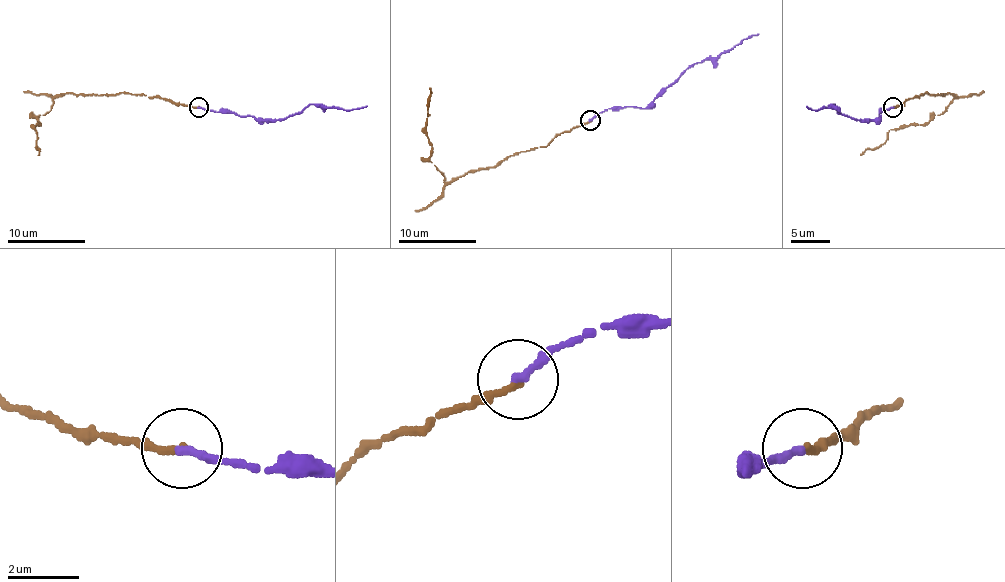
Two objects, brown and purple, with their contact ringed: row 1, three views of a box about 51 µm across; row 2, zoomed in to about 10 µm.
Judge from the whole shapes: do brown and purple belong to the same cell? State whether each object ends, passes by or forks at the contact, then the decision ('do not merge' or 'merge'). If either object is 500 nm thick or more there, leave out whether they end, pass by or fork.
brown ends | purple ends | merge

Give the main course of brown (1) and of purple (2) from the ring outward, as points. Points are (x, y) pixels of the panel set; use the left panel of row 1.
1: (198, 107), (127, 92), (61, 94), (51, 109), (37, 119), (39, 125), (34, 127), (37, 154)
2: (198, 107), (253, 115), (257, 119), (286, 119), (304, 107), (321, 103), (343, 109), (366, 105)

